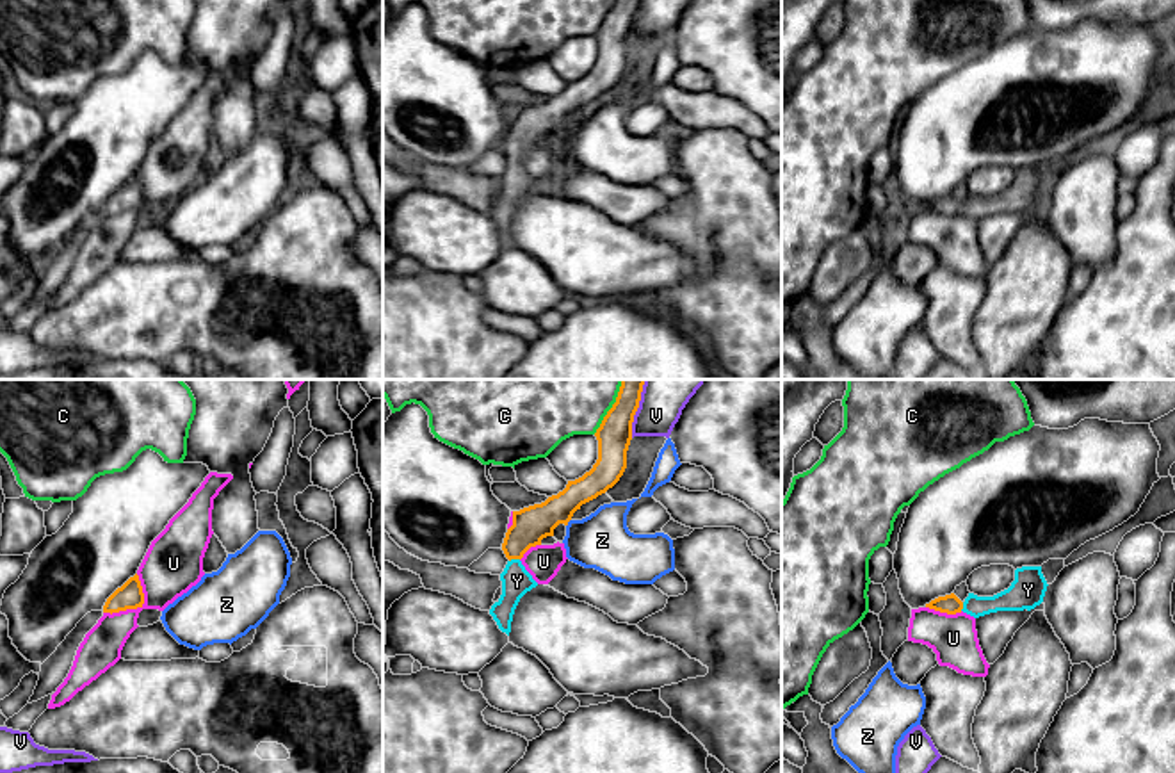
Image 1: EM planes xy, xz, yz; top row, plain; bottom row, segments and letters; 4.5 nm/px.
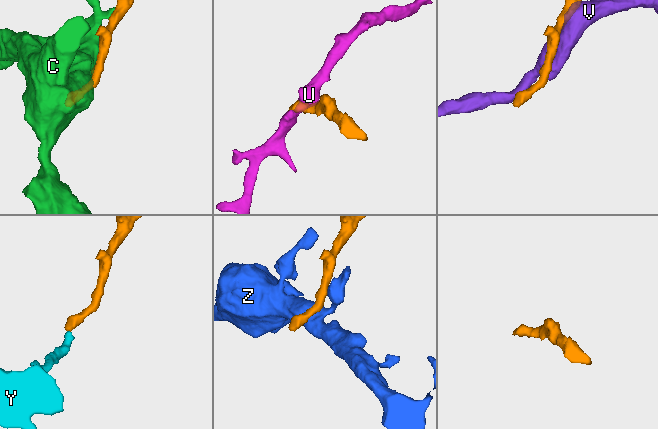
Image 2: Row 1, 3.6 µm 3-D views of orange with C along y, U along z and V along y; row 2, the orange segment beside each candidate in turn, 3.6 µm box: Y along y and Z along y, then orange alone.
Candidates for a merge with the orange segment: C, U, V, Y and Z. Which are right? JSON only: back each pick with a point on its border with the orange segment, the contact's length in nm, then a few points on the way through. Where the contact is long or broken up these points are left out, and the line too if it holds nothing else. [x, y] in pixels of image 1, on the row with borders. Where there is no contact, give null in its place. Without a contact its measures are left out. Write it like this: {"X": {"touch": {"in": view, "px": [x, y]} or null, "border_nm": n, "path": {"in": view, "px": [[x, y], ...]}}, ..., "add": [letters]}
{"Y": {"touch": {"in": "xz", "px": [513, 558]}, "border_nm": 50, "path": {"in": "xz", "px": [[531, 524], [513, 547], [513, 558], [517, 581]]}}, "add": ["Y"]}

